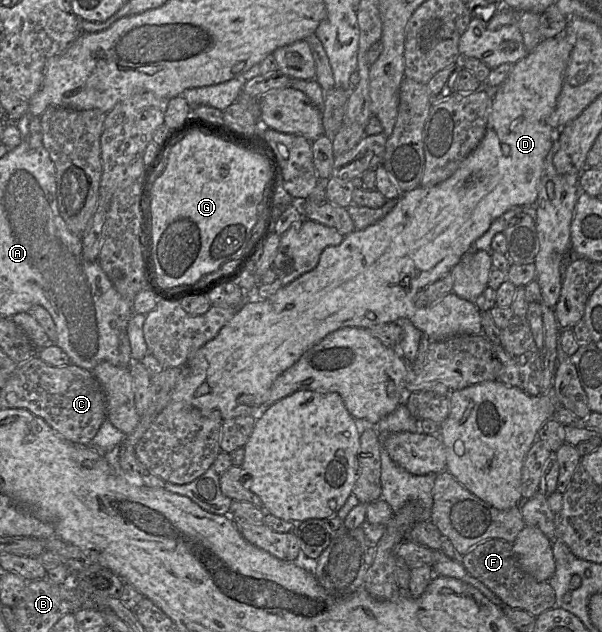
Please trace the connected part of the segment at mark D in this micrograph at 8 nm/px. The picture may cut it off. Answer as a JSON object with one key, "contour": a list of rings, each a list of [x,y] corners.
{"contour":[[[563,33],[554,38],[542,39],[536,48],[513,64],[507,78],[492,91],[484,138],[448,179],[430,188],[419,186],[402,193],[394,208],[382,220],[366,229],[355,229],[337,246],[326,247],[313,270],[283,286],[265,300],[247,299],[218,335],[189,360],[189,374],[177,385],[171,402],[185,402],[201,413],[219,411],[222,420],[258,415],[277,377],[309,348],[344,327],[368,329],[404,318],[430,341],[456,335],[483,334],[481,311],[475,302],[450,292],[432,306],[417,307],[414,296],[419,290],[450,273],[498,217],[514,207],[536,204],[541,180],[547,171],[547,156],[558,132],[547,124],[547,118],[555,110],[572,49],[571,38]]]}

